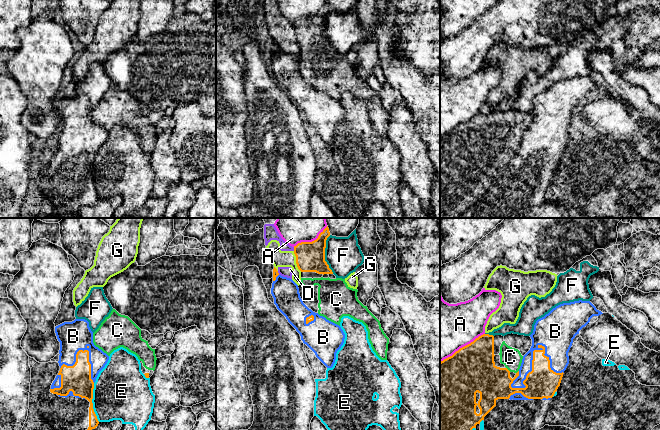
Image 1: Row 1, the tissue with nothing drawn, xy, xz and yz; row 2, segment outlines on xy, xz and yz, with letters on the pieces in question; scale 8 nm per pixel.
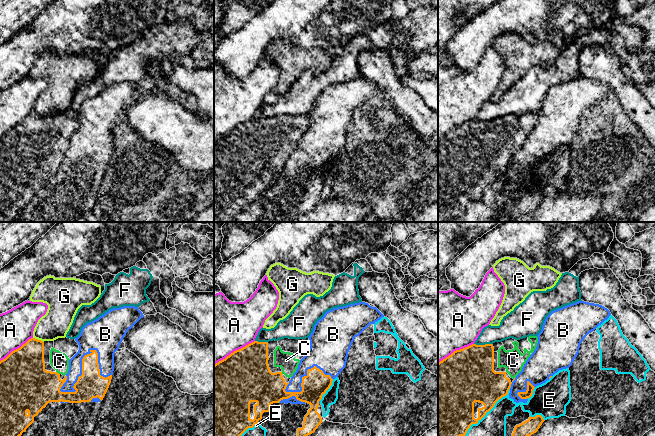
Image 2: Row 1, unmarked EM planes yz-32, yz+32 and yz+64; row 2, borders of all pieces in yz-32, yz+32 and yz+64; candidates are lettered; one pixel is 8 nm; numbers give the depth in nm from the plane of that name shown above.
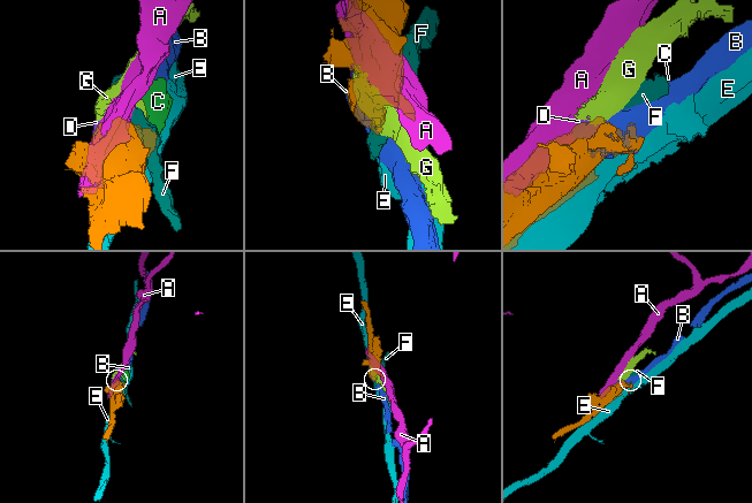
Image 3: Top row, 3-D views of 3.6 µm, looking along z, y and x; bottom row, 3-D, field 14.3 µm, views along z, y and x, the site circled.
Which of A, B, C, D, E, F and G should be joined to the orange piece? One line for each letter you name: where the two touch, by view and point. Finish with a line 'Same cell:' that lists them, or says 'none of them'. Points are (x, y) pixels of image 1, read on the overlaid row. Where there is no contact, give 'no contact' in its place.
C: contact yz (507, 369)
Same cell: C

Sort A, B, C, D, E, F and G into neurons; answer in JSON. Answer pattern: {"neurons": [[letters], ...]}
{"neurons": [["A"], ["B"], ["C"], ["D", "G"], ["E"], ["F"]]}

